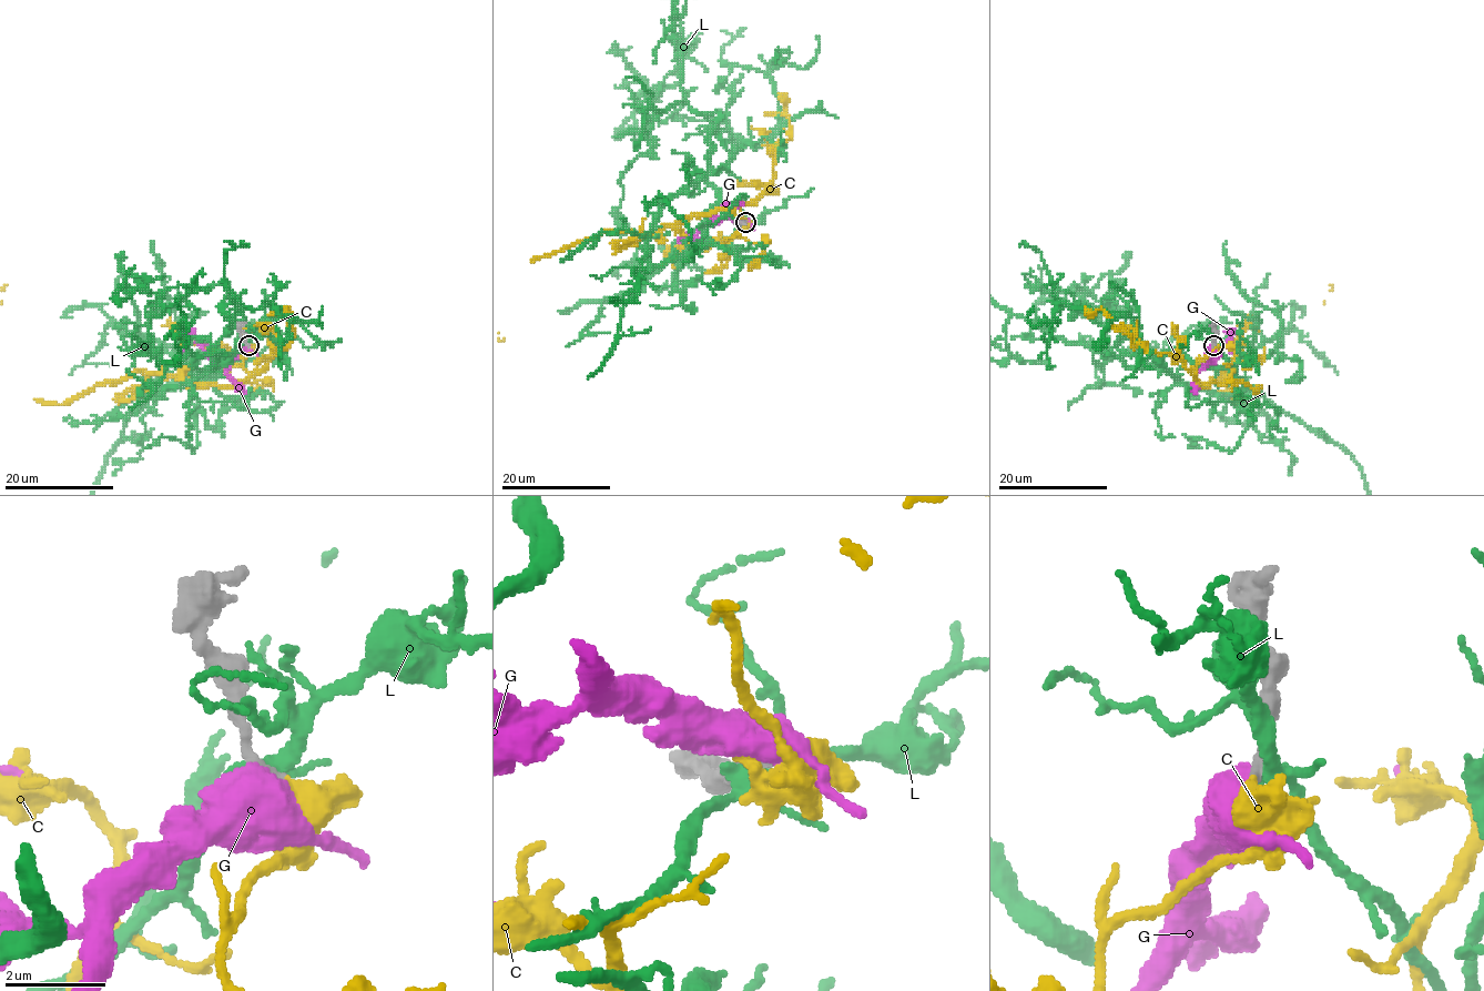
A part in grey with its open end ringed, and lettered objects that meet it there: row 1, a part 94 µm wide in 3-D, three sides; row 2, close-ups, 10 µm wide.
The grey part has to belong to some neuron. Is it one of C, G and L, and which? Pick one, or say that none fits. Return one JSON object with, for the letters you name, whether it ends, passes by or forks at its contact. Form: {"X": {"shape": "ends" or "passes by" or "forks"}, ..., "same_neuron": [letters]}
{"C": {"shape": "forks"}, "same_neuron": ["C"]}

